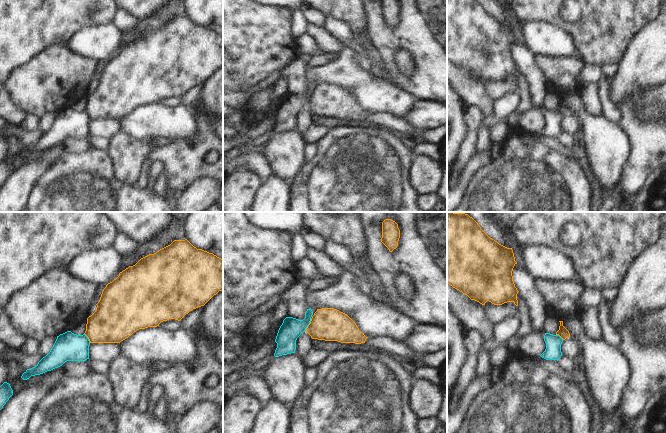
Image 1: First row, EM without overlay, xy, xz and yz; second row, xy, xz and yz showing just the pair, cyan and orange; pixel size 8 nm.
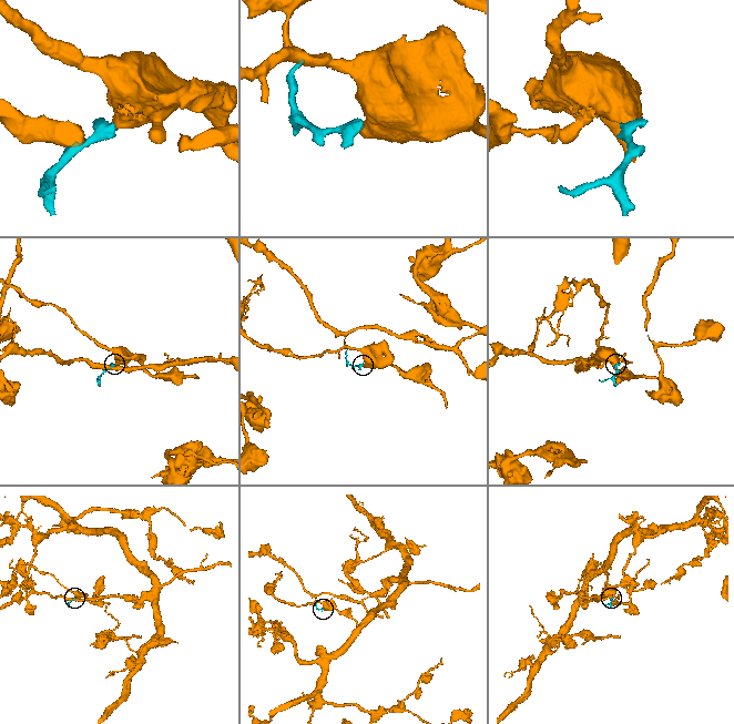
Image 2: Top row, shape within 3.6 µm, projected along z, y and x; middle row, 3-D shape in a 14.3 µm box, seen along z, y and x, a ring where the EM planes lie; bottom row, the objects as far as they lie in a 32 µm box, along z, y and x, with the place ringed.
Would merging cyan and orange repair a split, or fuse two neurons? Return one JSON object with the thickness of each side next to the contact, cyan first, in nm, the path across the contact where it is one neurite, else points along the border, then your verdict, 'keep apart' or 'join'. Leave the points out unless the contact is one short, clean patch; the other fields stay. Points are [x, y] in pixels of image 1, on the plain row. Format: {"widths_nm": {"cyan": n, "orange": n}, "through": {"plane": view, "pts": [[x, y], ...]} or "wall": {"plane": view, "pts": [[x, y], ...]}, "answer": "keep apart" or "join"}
{"widths_nm": {"cyan": 170, "orange": 260}, "wall": {"plane": "xz", "pts": [[311, 94], [305, 106]]}, "answer": "keep apart"}

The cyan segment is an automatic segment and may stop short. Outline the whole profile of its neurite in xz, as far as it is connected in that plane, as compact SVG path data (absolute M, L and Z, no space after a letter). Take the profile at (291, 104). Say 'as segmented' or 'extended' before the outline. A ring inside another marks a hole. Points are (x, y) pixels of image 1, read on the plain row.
extended | M311 81L305 88L305 94L303 96L298 96L293 93L286 93L283 96L275 115L275 118L277 119L277 124L274 129L275 133L295 129L296 116L304 107L306 107L306 104L310 100L311 94L316 87L317 84L314 81Z

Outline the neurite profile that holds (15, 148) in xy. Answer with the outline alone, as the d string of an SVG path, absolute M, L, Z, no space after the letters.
M8 123L7 126L1 128L0 132L5 136L8 142L8 152L5 158L10 160L13 170L32 160L41 160L44 154L49 150L49 147L40 151L31 152L27 156L23 156L21 152L27 145L22 145L18 138L10 131L10 124L11 123Z

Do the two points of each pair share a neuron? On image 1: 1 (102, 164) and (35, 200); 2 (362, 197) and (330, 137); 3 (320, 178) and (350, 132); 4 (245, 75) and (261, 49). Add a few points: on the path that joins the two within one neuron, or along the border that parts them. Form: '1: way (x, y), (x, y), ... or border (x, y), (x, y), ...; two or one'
1: way (85, 174), (85, 181), (66, 200), (54, 200); one
2: way (362, 182), (362, 169), (345, 152); one
3: way (322, 167), (328, 156), (341, 143); one
4: way (245, 69), (245, 65), (255, 55); one

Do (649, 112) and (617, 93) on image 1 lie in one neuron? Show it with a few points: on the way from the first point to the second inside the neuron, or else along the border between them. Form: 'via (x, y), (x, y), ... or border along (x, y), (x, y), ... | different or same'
border along (646, 90), (638, 96), (626, 96), (617, 105) | different

